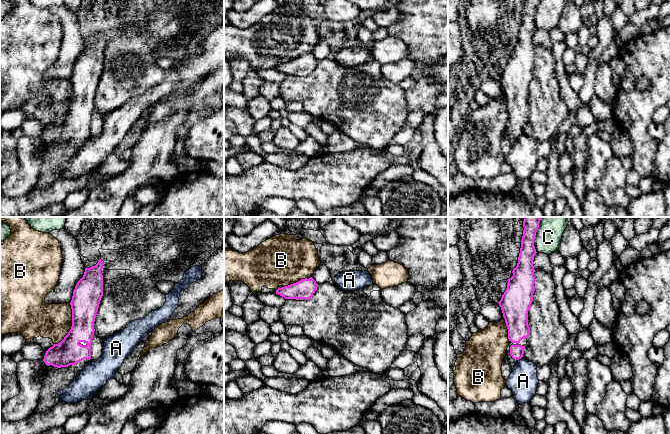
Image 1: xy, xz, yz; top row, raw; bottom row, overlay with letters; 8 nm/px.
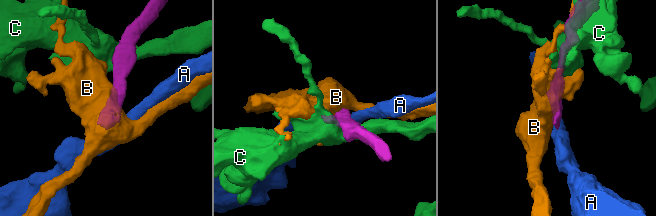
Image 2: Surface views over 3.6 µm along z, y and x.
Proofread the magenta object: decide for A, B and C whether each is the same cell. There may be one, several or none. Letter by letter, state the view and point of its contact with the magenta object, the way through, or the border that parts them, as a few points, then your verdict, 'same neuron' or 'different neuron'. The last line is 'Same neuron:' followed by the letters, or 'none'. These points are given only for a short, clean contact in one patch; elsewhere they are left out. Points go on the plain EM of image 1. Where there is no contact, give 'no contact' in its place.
A: meets magenta in yz at (520, 133); different neuron
B: meets magenta in xy at (72, 101); different neuron
C: meets magenta in yz at (534, 14); different neuron
Same neuron: none

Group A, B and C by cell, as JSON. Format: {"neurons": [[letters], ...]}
{"neurons": [["A"], ["B"], ["C"]]}

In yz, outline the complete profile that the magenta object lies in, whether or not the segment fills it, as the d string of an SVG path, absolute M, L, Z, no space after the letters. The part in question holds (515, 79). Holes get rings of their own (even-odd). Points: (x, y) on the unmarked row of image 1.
M523 0L523 12L517 42L507 57L507 64L499 77L508 105L507 132L512 145L524 131L530 111L528 90L535 67L533 36L536 31L534 16L539 0Z

